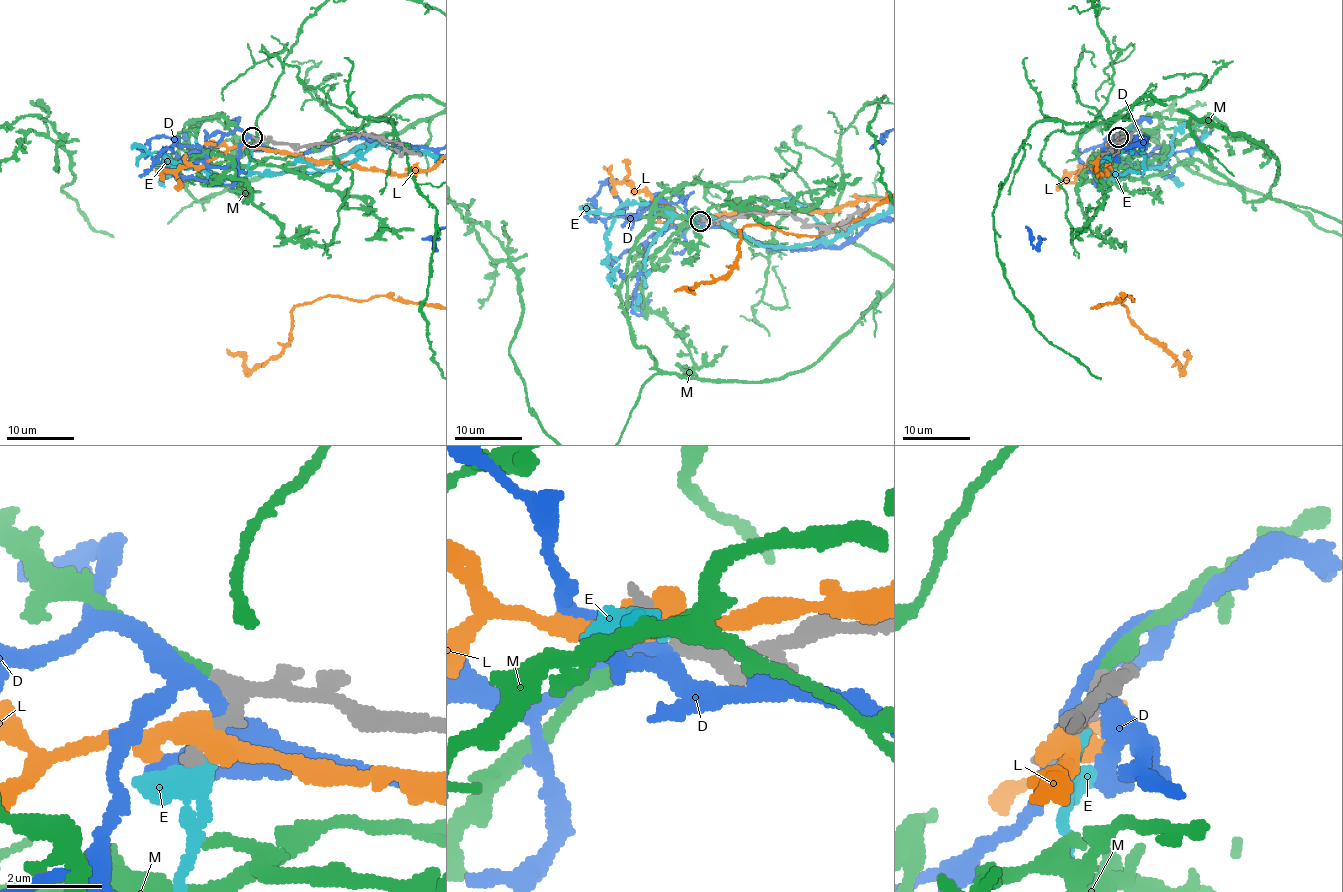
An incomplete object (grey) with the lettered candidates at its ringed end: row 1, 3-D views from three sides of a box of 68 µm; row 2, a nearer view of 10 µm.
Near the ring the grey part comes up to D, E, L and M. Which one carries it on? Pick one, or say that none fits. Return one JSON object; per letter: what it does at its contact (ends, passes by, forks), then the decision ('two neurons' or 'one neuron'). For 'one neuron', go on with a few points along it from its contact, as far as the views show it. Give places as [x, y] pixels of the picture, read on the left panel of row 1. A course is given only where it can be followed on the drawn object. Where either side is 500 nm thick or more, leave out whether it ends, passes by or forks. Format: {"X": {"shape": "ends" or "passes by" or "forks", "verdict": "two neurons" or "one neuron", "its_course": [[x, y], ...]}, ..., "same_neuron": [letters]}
{"D": {"shape": "passes by", "verdict": "two neurons"}, "E": {"shape": "ends", "verdict": "two neurons"}, "L": {"shape": "passes by", "verdict": "two neurons"}, "M": {"shape": "ends", "verdict": "one neuron", "its_course": [[253, 136], [224, 118], [190, 119], [182, 185], [206, 200], [320, 165]]}, "same_neuron": ["M"]}

